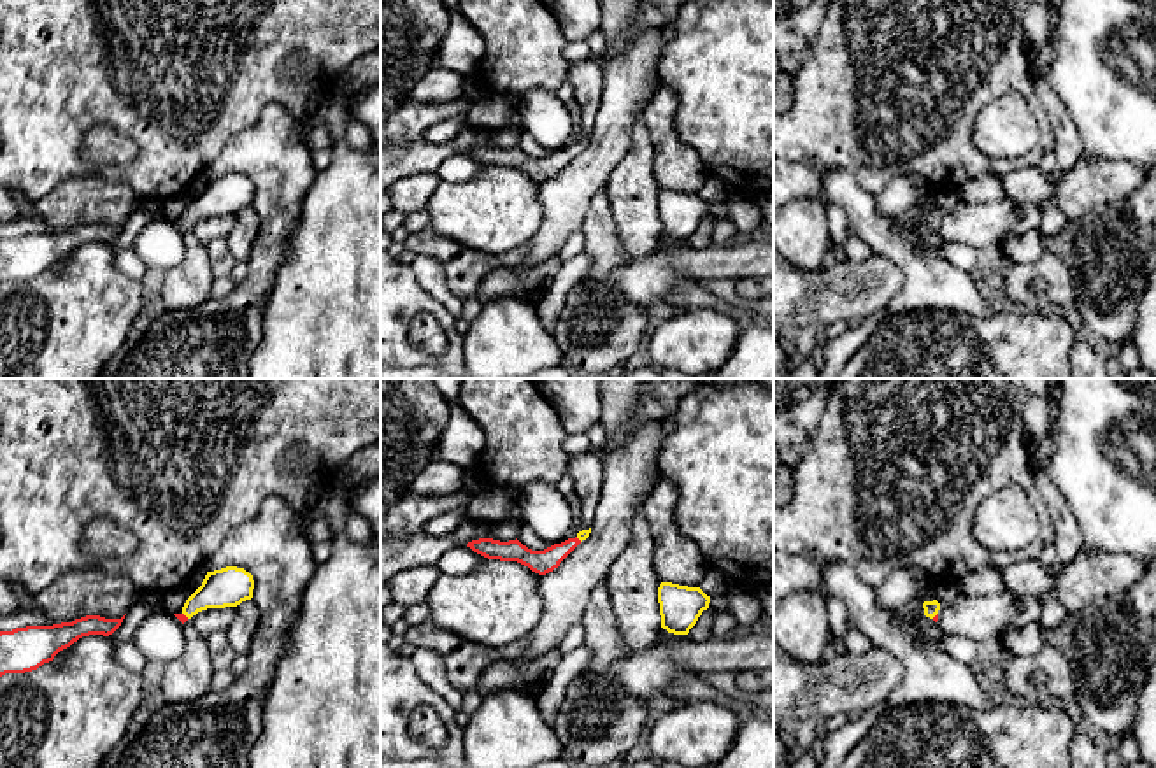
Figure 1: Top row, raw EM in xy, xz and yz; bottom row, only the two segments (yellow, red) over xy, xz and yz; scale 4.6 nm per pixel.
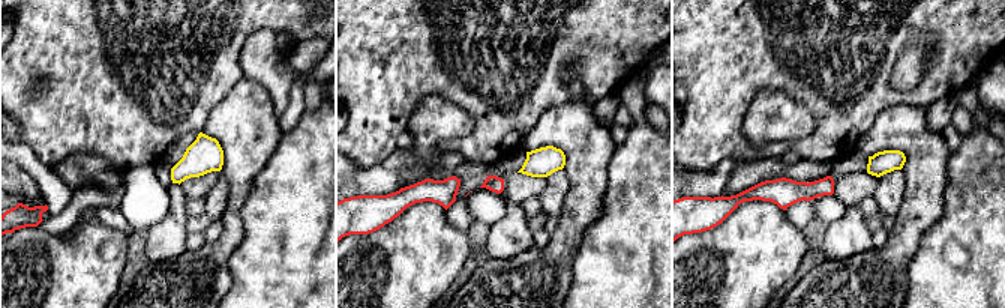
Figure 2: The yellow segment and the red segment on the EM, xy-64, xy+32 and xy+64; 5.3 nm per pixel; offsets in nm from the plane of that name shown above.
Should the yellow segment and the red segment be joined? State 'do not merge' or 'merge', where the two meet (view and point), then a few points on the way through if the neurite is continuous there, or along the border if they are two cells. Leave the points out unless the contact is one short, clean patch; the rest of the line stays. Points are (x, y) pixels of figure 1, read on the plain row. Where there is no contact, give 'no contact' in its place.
merge | xy (186, 223) | across xy (230, 193), (204, 204), (186, 223), (181, 225)

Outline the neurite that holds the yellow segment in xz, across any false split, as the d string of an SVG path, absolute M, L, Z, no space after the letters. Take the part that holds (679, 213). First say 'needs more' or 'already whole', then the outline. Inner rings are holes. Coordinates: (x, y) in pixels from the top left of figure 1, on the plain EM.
already whole; M661 189L658 195L661 235L674 242L688 242L703 217L709 216L710 203L700 195L688 195Z

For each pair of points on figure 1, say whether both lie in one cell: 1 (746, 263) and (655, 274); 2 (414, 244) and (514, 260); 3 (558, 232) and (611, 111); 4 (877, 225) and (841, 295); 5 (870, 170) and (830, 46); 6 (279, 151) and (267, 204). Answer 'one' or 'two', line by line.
1: one
2: one
3: one
4: two
5: one
6: one

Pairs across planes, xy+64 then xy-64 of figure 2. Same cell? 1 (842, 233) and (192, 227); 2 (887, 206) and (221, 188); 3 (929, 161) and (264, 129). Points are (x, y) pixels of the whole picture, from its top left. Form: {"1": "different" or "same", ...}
{"1": "different", "2": "same", "3": "same"}

